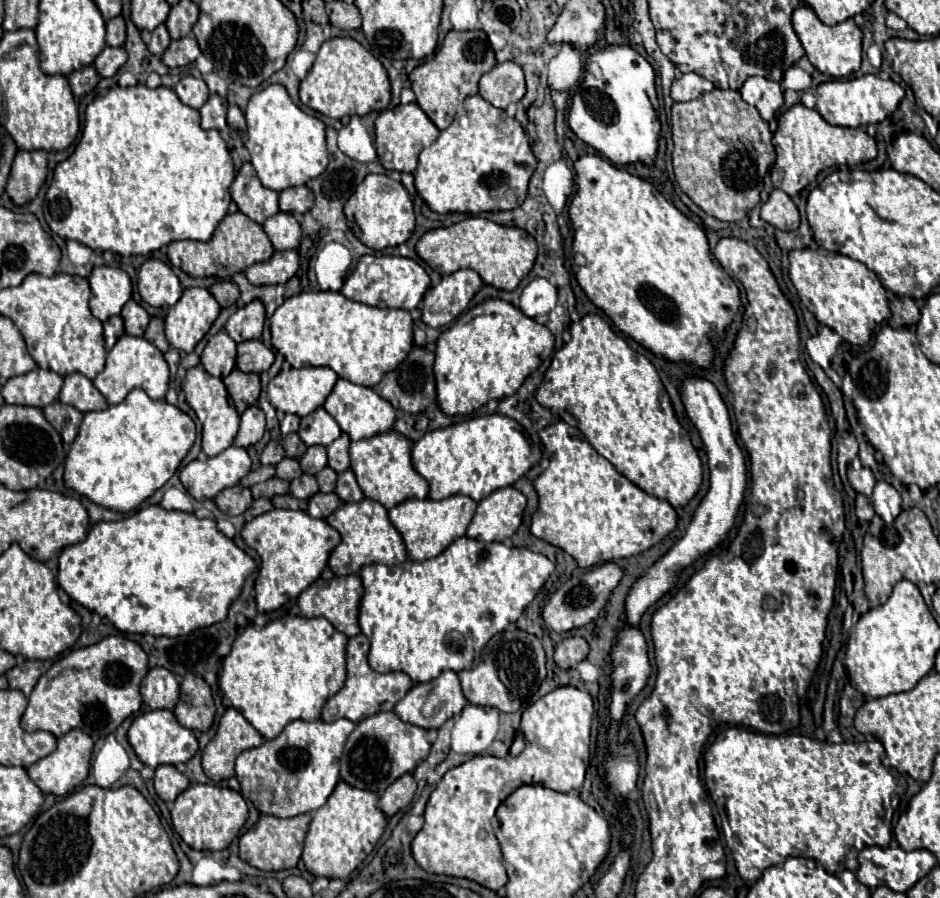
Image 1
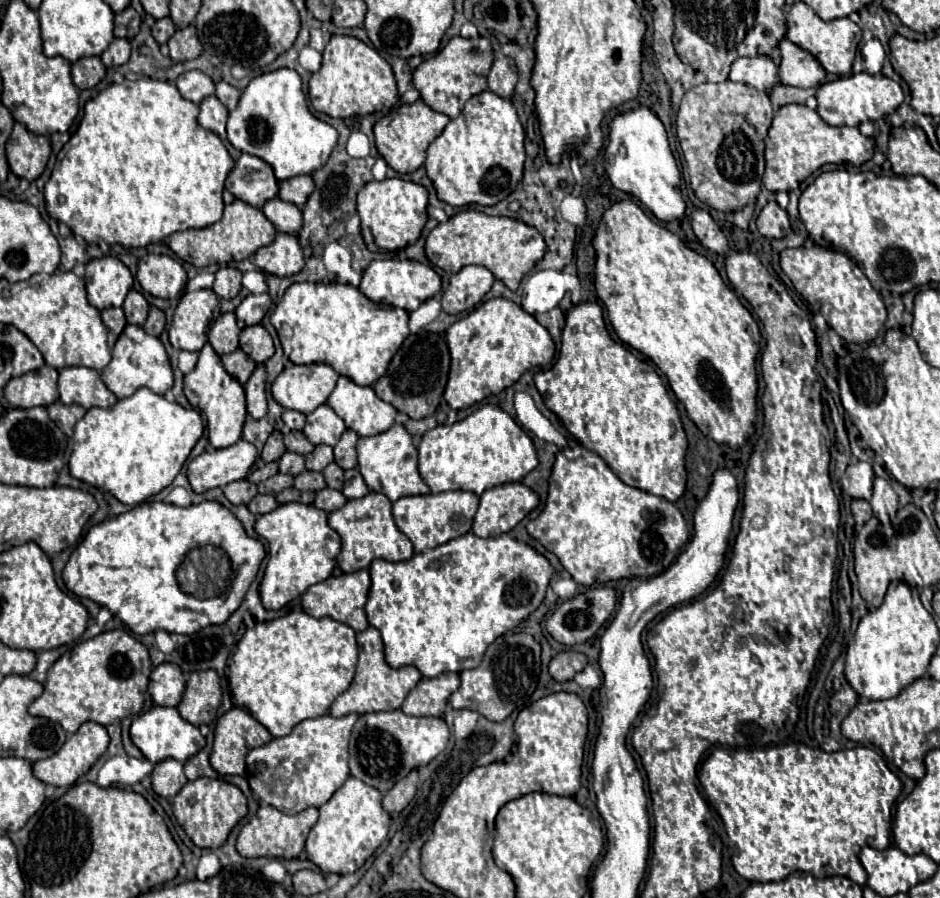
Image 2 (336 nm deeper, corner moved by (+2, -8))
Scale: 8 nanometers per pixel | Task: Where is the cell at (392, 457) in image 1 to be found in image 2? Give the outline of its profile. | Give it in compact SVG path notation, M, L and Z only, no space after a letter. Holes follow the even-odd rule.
M393 424L387 432L377 436L365 436L357 442L357 456L359 456L359 470L373 492L385 494L391 502L399 500L401 496L415 496L427 494L429 486L423 482L417 470L417 448L413 446L411 434L403 424Z

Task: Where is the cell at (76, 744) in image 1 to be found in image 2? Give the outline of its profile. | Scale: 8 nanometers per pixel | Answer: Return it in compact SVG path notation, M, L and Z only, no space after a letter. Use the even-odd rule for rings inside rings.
M85 722L63 746L57 754L45 758L45 760L37 760L33 762L33 774L43 780L45 784L51 786L73 786L77 782L77 778L81 778L95 762L97 758L107 750L109 746L109 734L105 730L105 726L97 724L97 722Z

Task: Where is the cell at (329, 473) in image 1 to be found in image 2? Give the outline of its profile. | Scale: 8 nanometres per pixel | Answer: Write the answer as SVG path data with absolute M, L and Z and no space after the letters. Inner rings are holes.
M331 462L323 470L323 474L325 474L325 482L327 482L329 488L335 488L335 490L341 490L343 488L343 470L335 462Z

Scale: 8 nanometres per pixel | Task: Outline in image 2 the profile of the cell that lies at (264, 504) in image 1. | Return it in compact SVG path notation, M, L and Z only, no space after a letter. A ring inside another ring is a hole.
M257 494L257 496L251 500L249 508L251 508L255 514L267 514L267 512L271 512L271 510L277 508L277 500L275 500L273 494Z

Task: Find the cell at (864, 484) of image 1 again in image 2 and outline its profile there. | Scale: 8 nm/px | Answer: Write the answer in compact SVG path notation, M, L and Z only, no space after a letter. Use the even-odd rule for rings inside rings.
M867 462L849 464L841 478L841 489L853 499L871 500L875 474Z

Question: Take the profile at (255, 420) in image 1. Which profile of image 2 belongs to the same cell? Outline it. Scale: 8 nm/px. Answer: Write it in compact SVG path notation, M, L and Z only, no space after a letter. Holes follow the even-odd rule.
M259 364L249 380L245 382L245 394L247 394L247 412L253 418L263 418L267 414L267 398L265 398L265 380L267 372L265 366Z

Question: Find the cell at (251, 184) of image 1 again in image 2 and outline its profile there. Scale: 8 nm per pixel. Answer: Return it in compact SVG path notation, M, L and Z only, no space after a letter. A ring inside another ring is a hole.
M241 154L235 168L225 180L225 188L239 200L261 208L267 200L273 200L279 192L279 182L273 168L251 154Z

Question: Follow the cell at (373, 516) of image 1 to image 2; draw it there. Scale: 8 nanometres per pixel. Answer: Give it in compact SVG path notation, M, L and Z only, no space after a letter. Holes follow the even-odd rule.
M369 492L363 498L347 500L343 508L329 514L329 526L341 536L341 554L337 556L337 564L343 572L357 572L369 568L375 558L401 562L413 556L413 544L395 526L395 520L391 516L391 502L381 492Z

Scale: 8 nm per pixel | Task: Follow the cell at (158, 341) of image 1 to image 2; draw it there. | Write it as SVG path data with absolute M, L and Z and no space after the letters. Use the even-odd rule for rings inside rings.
M153 306L153 308L149 310L149 316L147 316L147 320L145 320L143 328L145 328L145 332L147 332L147 334L159 336L159 334L163 332L163 328L165 328L165 314L163 314L159 308L155 308L155 306Z

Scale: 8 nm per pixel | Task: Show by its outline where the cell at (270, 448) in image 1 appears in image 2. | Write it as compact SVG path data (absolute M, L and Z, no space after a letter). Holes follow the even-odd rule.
M275 430L275 432L269 436L269 440L267 440L267 444L265 444L263 452L261 452L261 458L263 458L263 462L273 462L273 460L279 460L283 454L285 454L283 436L281 436L279 430Z

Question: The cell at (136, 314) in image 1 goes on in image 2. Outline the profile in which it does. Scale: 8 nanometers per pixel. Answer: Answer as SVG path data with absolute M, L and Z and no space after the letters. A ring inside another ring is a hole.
M131 290L123 302L123 310L125 310L125 316L127 316L127 322L129 324L143 324L145 318L147 318L147 312L149 312L149 304L145 300L145 296L137 290Z

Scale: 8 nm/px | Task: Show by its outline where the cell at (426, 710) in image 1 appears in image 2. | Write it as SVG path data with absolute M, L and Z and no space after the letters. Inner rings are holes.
M445 672L435 678L421 678L407 694L401 710L409 716L443 716L449 696L459 688L459 674Z

